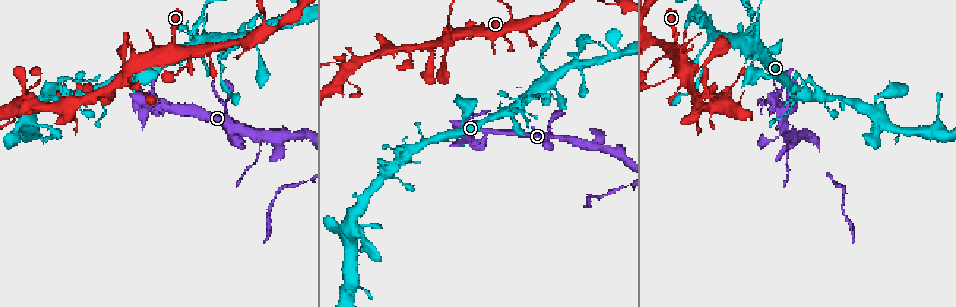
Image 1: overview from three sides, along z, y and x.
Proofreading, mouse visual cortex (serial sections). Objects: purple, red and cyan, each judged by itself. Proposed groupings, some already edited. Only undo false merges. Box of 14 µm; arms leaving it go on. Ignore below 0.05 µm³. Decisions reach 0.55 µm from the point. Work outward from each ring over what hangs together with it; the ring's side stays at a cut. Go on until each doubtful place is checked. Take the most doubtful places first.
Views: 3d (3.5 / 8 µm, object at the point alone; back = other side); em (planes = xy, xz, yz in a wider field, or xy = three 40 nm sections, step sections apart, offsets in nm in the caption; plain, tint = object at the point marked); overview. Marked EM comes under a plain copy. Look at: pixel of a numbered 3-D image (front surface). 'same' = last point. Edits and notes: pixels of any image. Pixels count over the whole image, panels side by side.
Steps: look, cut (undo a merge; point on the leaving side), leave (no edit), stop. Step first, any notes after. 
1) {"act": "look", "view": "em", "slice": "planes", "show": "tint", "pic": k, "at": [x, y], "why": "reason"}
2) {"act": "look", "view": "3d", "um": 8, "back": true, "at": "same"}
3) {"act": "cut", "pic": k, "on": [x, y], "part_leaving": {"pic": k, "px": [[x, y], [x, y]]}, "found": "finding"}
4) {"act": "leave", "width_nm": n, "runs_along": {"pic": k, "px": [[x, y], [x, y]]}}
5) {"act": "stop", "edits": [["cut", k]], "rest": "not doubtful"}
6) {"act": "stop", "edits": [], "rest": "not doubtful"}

{"act": "look", "view": "3d", "um": 3.5, "pic": 1, "at": [227, 98], "why": "sharp bend"}

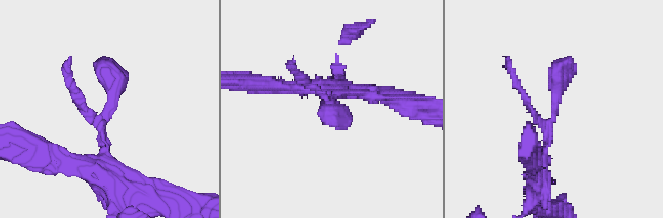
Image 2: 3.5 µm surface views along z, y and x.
{"act": "look", "view": "em", "slice": "xy", "step": 2, "show": "tint", "pic": 2, "at": [106, 109], "why": "now the EM"}

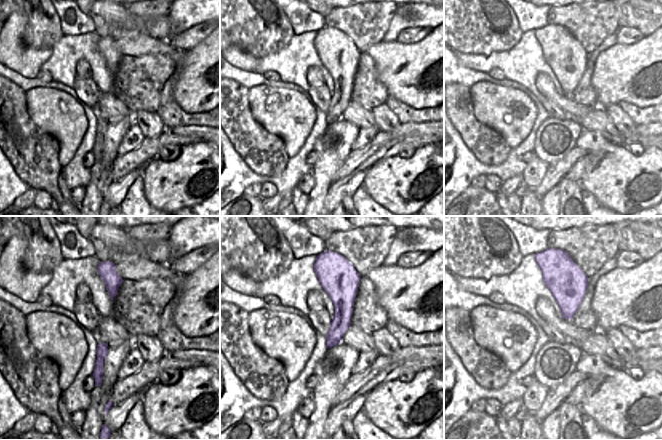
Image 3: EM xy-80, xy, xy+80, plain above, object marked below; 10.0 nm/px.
{"act": "look", "view": "em", "slice": "planes", "show": "tint", "at": "same"}

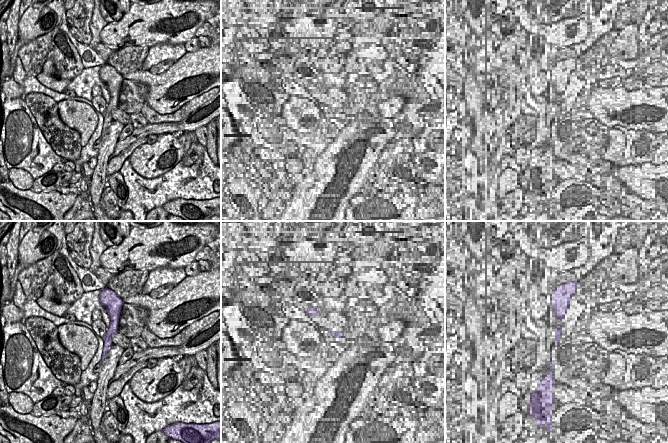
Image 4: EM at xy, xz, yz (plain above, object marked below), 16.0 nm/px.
{"act": "leave", "width_nm": 160, "runs_along": {"pic": 2, "px": [[534, 168], [568, 58]]}, "found": "one cell here"}

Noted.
{"act": "look", "view": "3d", "um": 3.5, "pic": 1, "at": [126, 72], "why": "four-way junction"}

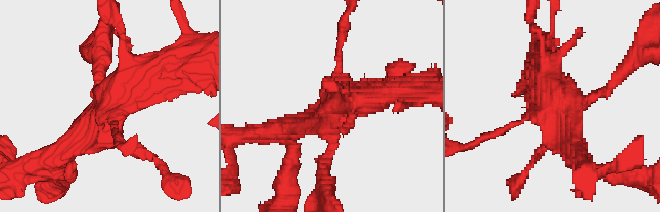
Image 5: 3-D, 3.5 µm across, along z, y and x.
{"act": "look", "view": "em", "slice": "planes", "show": "tint", "pic": 5, "at": [557, 108], "why": "shape alone is not enough"}

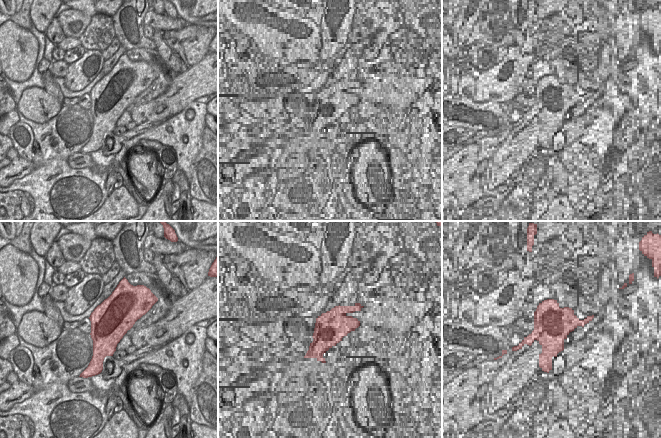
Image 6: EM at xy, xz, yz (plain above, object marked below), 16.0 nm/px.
{"act": "leave", "found": "all the same cell"}

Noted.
{"act": "look", "view": "3d", "um": 8, "pic": 1, "at": [754, 47], "why": "sudden change in width"}

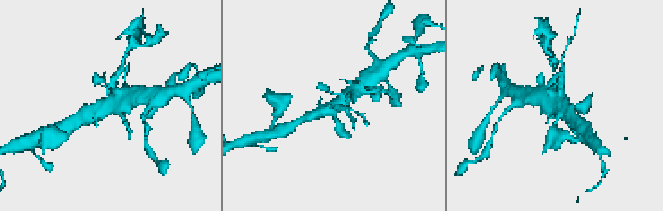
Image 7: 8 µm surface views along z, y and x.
{"act": "look", "view": "em", "slice": "xy", "step": 5, "show": "tint", "pic": 7, "at": [335, 103]}

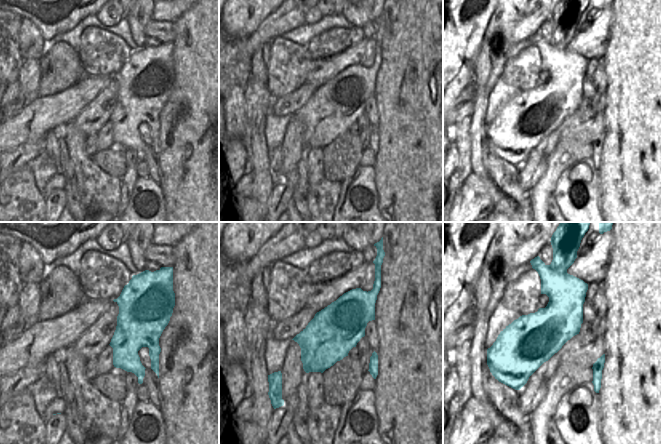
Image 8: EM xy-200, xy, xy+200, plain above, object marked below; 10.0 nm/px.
{"act": "leave", "runs_along": {"pic": 7, "px": [[314, 114], [339, 104], [360, 85]]}, "found": "one cell here"}

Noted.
{"act": "look", "view": "3d", "um": 3.5, "pic": 1, "at": [523, 111], "why": "branch point"}

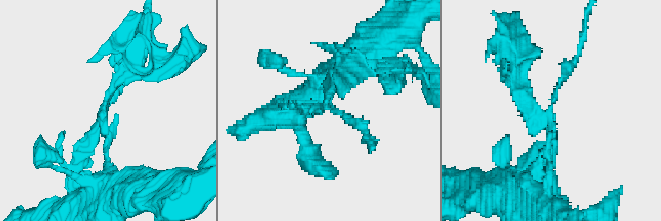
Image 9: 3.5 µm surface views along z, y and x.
{"act": "look", "view": "em", "slice": "xy", "step": 1, "show": "tint", "pic": 9, "at": [99, 124]}

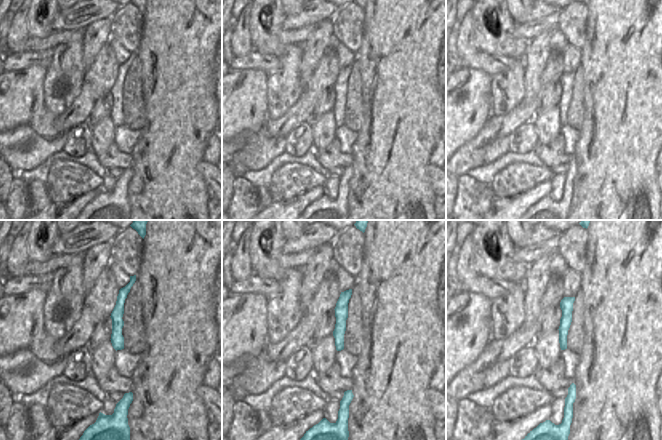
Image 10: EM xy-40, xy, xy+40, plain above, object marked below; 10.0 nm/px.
{"act": "leave", "runs_along": {"pic": 10, "px": [[127, 288], [117, 313], [117, 347]]}, "found": "one cell here"}

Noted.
{"act": "look", "view": "3d", "um": 8, "pic": 1, "at": [541, 66], "why": "calibre changes"}

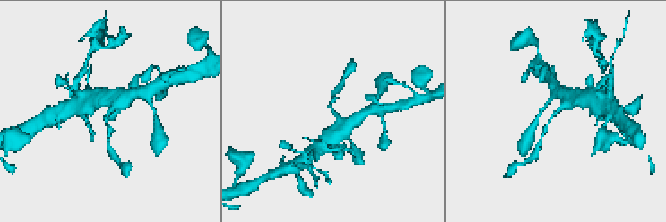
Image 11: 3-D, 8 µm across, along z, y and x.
{"act": "look", "view": "em", "slice": "planes", "show": "tint", "pic": 11, "at": [108, 112], "arm_widths_nm": [150, 400], "why": "need the tissue"}

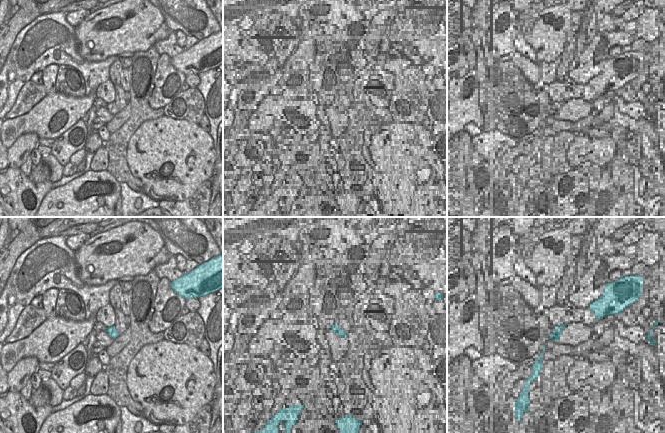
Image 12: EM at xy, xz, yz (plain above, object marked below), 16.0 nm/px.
{"act": "leave", "runs_along": {"pic": 11, "px": [[576, 96], [554, 113], [542, 136]]}, "found": "all the same cell"}

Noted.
{"act": "look", "view": "3d", "um": 3.5, "pic": 1, "at": [486, 131], "why": "side arm on a straight run"}

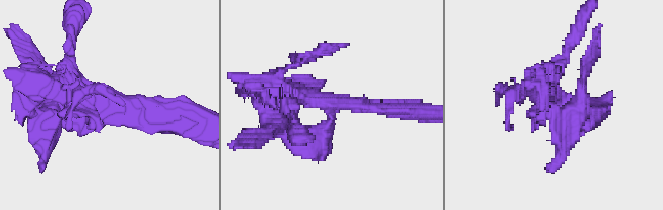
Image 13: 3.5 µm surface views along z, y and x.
{"act": "look", "view": "em", "slice": "planes", "show": "tint", "pic": 13, "at": [333, 106], "why": "now the EM"}

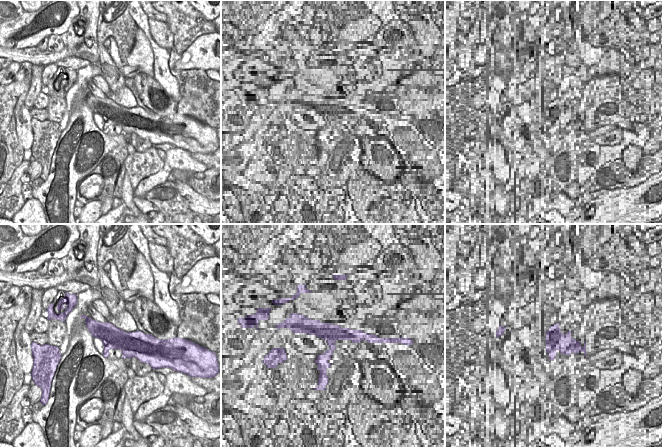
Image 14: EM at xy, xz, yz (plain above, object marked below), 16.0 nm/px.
{"act": "leave", "found": "all the same cell"}

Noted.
{"act": "stop", "edits": [], "rest": "not doubtful"}

